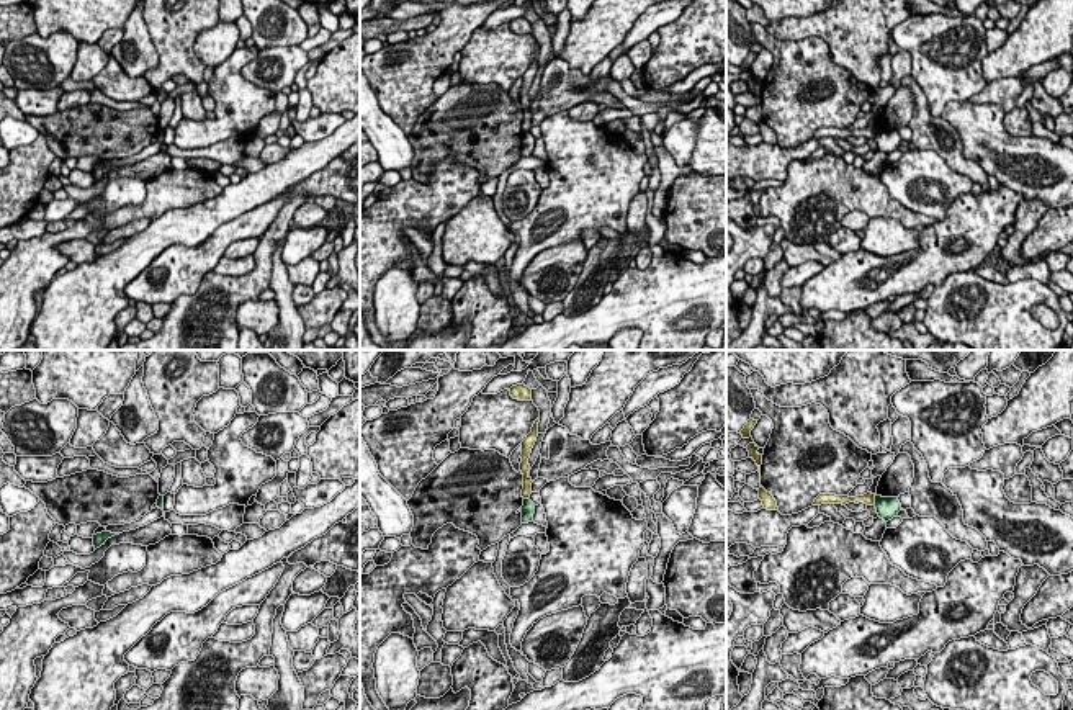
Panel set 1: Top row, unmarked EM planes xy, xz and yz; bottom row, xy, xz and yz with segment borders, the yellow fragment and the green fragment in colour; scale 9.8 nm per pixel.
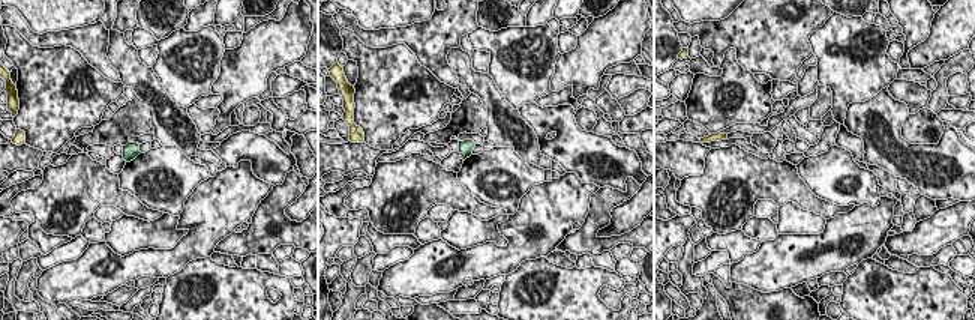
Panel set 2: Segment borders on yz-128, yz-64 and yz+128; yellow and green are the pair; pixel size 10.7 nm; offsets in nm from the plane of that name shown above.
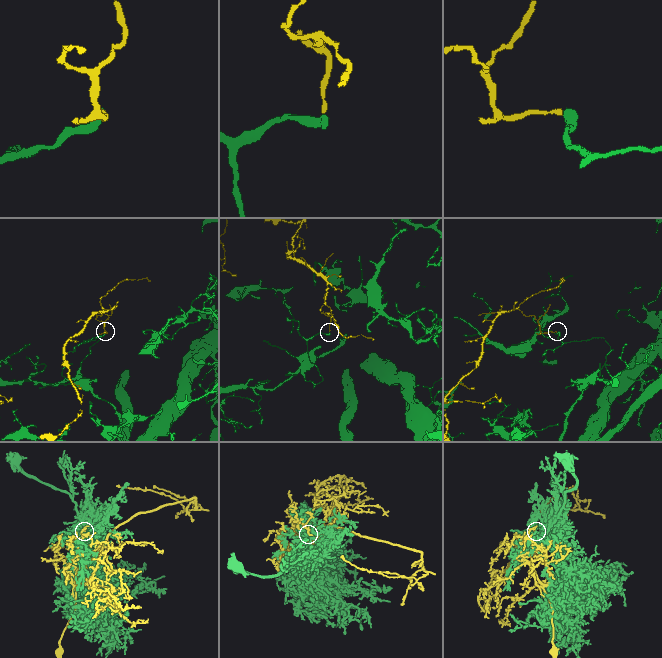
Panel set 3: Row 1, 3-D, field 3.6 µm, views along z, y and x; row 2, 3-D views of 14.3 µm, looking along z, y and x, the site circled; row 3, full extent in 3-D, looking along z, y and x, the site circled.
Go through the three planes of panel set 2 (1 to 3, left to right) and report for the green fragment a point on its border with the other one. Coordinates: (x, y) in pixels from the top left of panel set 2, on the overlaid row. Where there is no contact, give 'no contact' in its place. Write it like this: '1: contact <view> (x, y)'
1: no contact
2: no contact
3: no contact

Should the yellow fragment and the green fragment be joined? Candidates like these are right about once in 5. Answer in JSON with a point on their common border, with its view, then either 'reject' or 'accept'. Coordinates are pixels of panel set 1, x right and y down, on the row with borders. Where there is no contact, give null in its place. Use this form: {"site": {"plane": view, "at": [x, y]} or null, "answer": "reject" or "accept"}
{"site": {"plane": "yz", "at": [874, 501]}, "answer": "reject"}

